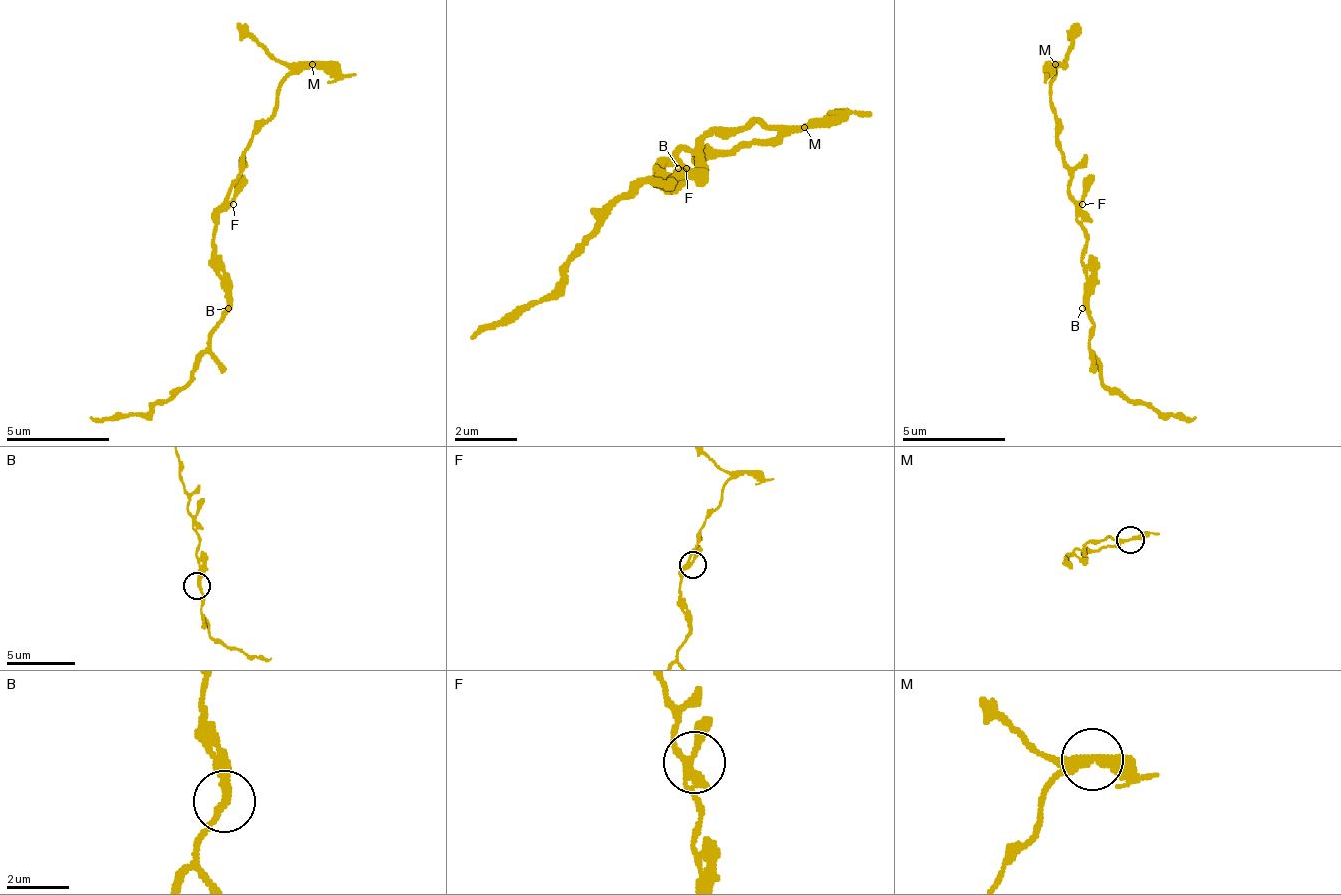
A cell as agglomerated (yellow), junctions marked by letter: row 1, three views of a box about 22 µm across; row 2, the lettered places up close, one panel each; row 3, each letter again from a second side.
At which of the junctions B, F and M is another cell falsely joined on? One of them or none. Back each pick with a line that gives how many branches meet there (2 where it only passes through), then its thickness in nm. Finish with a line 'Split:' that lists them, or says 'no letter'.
M: 3 branches meet; 240 nm thick
Split: M

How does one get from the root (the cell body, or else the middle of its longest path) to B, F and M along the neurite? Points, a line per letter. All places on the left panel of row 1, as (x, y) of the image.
B: (212, 256), (212, 272), (228, 292), (228, 308)
F: (212, 256), (212, 230), (217, 225), (217, 215), (228, 204), (233, 204)
M: (212, 256), (217, 210), (233, 189), (248, 137), (274, 112), (274, 91), (290, 75), (300, 75), (310, 65)

